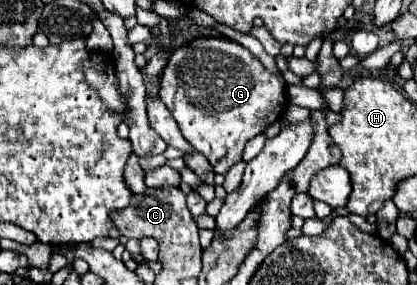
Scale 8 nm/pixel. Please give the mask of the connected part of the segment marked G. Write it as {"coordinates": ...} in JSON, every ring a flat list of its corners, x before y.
{"coordinates":[[196,37,174,49,162,73,160,99,170,103,184,139,222,175,242,159,246,143,276,123,286,107,282,75,268,73,246,47,226,37]]}

